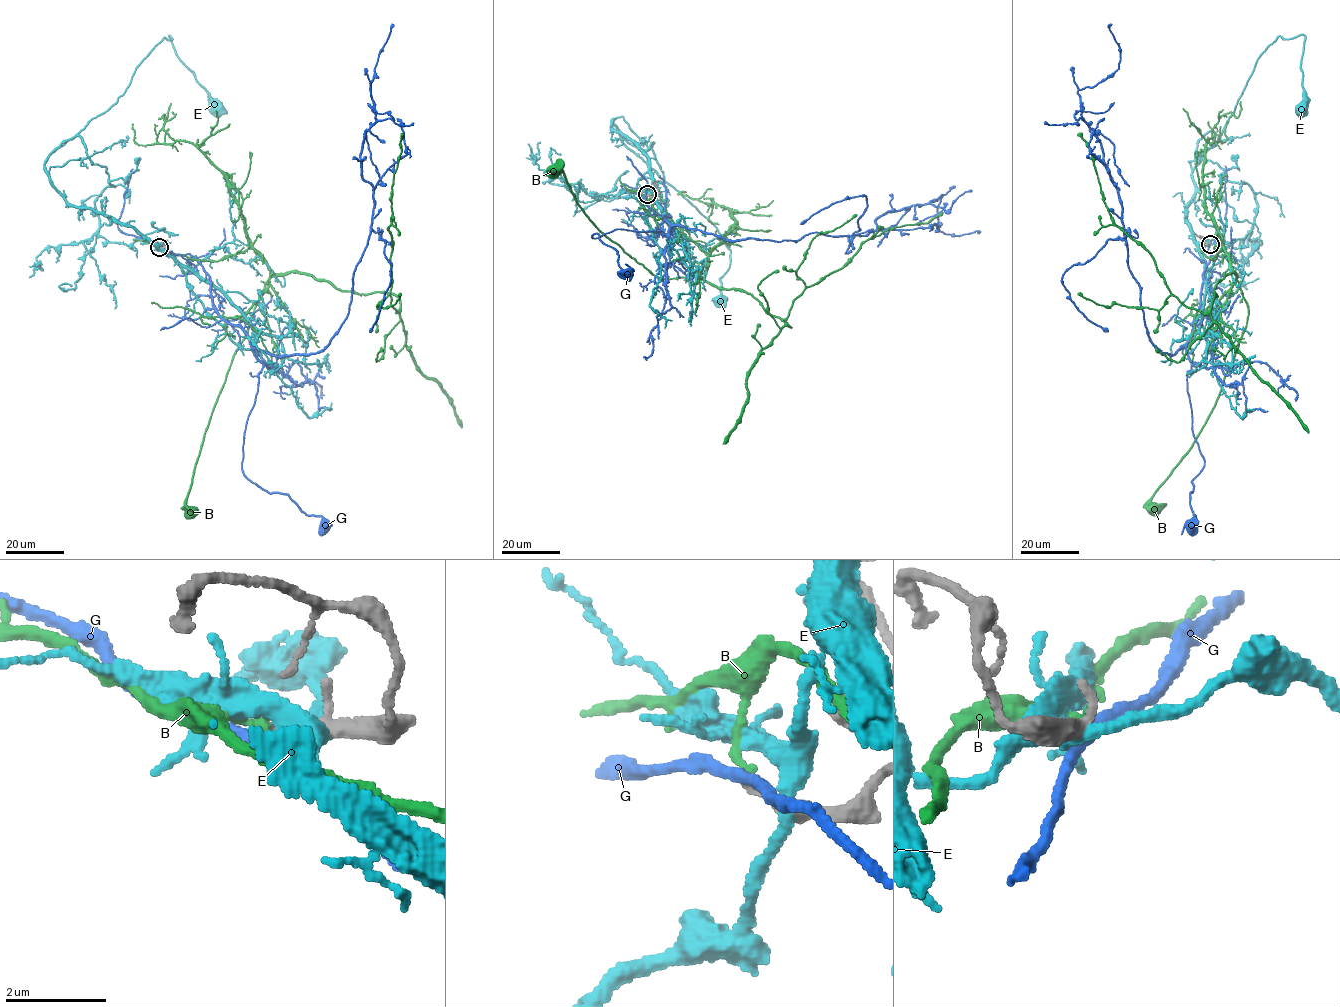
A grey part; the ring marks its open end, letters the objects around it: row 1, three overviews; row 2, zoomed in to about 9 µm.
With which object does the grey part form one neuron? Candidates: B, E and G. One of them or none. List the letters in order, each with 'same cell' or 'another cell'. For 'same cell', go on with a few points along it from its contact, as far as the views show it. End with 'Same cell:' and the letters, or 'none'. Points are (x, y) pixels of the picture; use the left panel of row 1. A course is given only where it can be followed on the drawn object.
B: another cell
E: another cell
G: another cell
Same cell: none

